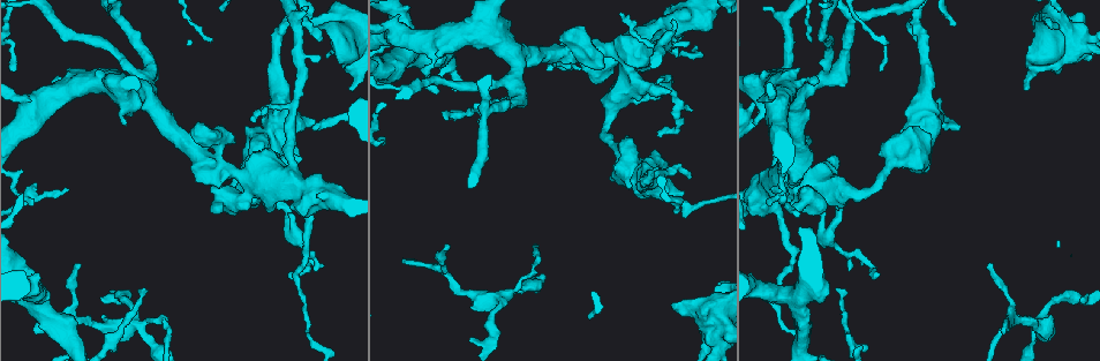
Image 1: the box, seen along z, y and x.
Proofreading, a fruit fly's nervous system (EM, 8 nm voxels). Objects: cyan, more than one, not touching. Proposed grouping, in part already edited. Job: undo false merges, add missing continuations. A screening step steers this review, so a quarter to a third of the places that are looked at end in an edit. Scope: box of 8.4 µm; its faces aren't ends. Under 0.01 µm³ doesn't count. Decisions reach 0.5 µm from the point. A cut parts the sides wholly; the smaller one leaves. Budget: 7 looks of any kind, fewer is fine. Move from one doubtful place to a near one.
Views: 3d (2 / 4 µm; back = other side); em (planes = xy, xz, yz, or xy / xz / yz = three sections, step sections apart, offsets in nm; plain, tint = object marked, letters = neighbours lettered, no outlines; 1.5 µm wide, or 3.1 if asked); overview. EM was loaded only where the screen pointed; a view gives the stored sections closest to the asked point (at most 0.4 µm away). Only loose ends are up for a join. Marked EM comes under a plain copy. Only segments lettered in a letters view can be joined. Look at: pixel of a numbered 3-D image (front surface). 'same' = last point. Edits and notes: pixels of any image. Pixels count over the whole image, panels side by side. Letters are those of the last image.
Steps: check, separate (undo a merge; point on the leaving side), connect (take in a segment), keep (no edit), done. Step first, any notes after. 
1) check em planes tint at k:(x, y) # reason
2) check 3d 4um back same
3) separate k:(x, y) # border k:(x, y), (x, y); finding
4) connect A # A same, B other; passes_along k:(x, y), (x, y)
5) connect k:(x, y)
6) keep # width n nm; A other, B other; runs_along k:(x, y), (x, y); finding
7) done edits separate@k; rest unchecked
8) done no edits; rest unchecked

check 3d 2um at 1:(33, 330) # tapers out

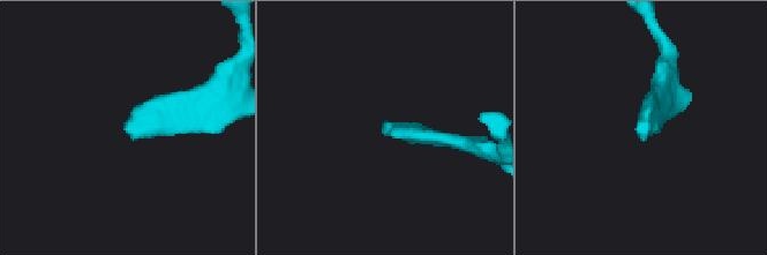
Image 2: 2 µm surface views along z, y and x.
check em xy step 8 tint at 2:(641, 128)

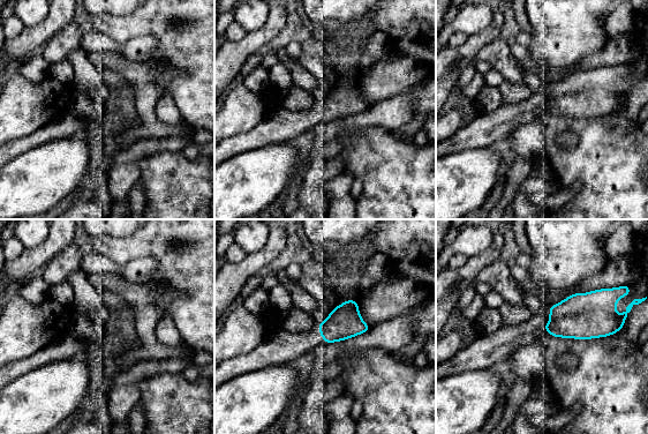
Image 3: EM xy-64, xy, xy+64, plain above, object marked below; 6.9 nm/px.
check em planes letters same # another direction

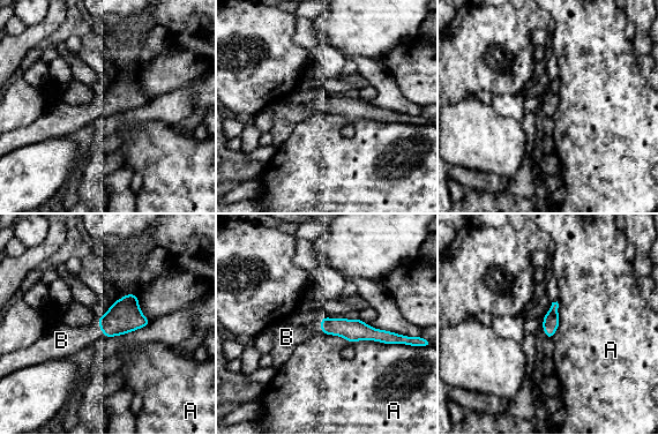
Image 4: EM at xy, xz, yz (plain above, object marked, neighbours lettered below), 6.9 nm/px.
connect B # A other, B same; the neuron continues

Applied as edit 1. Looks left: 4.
check overview

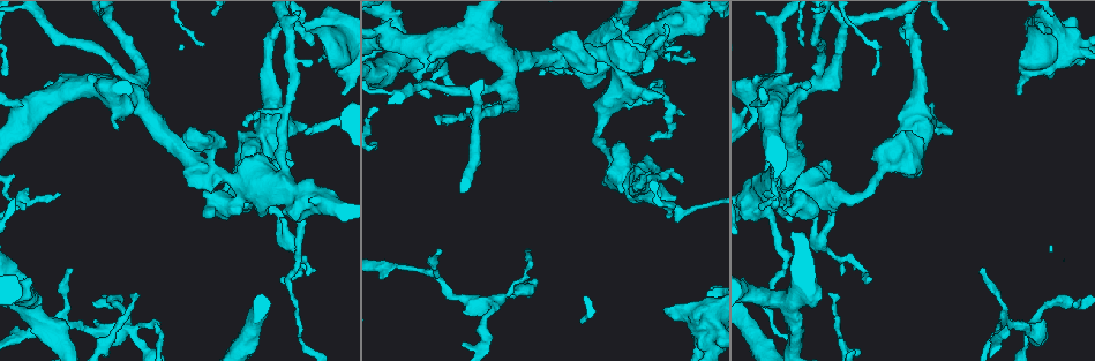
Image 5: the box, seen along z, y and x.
check 3d 2um at 5:(1039, 27) # closes a loop

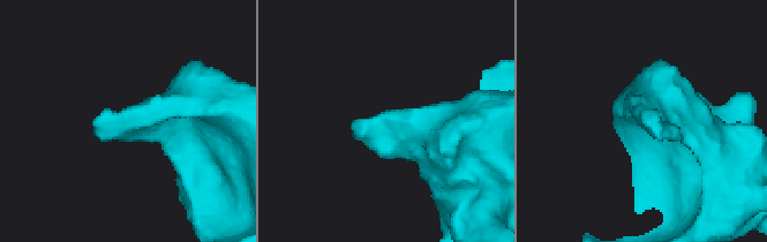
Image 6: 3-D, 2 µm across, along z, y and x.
check em planes letters at 6:(650, 127) # need the tissue

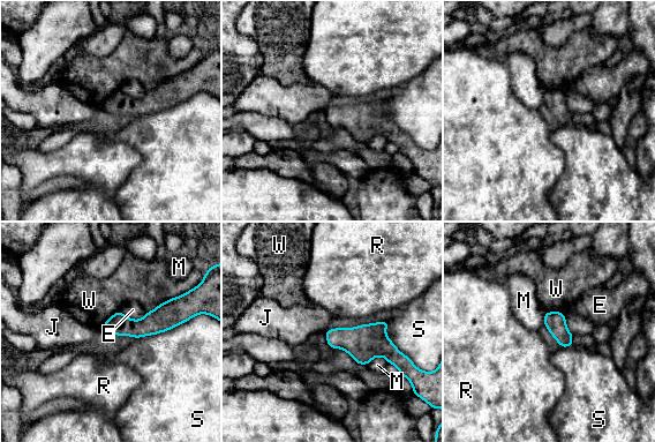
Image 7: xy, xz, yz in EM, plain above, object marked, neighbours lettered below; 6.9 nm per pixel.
keep # E other, J other, M other, R other, S other, W other; all the same neuron

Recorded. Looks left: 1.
done edits connect@4; rest unchecked

